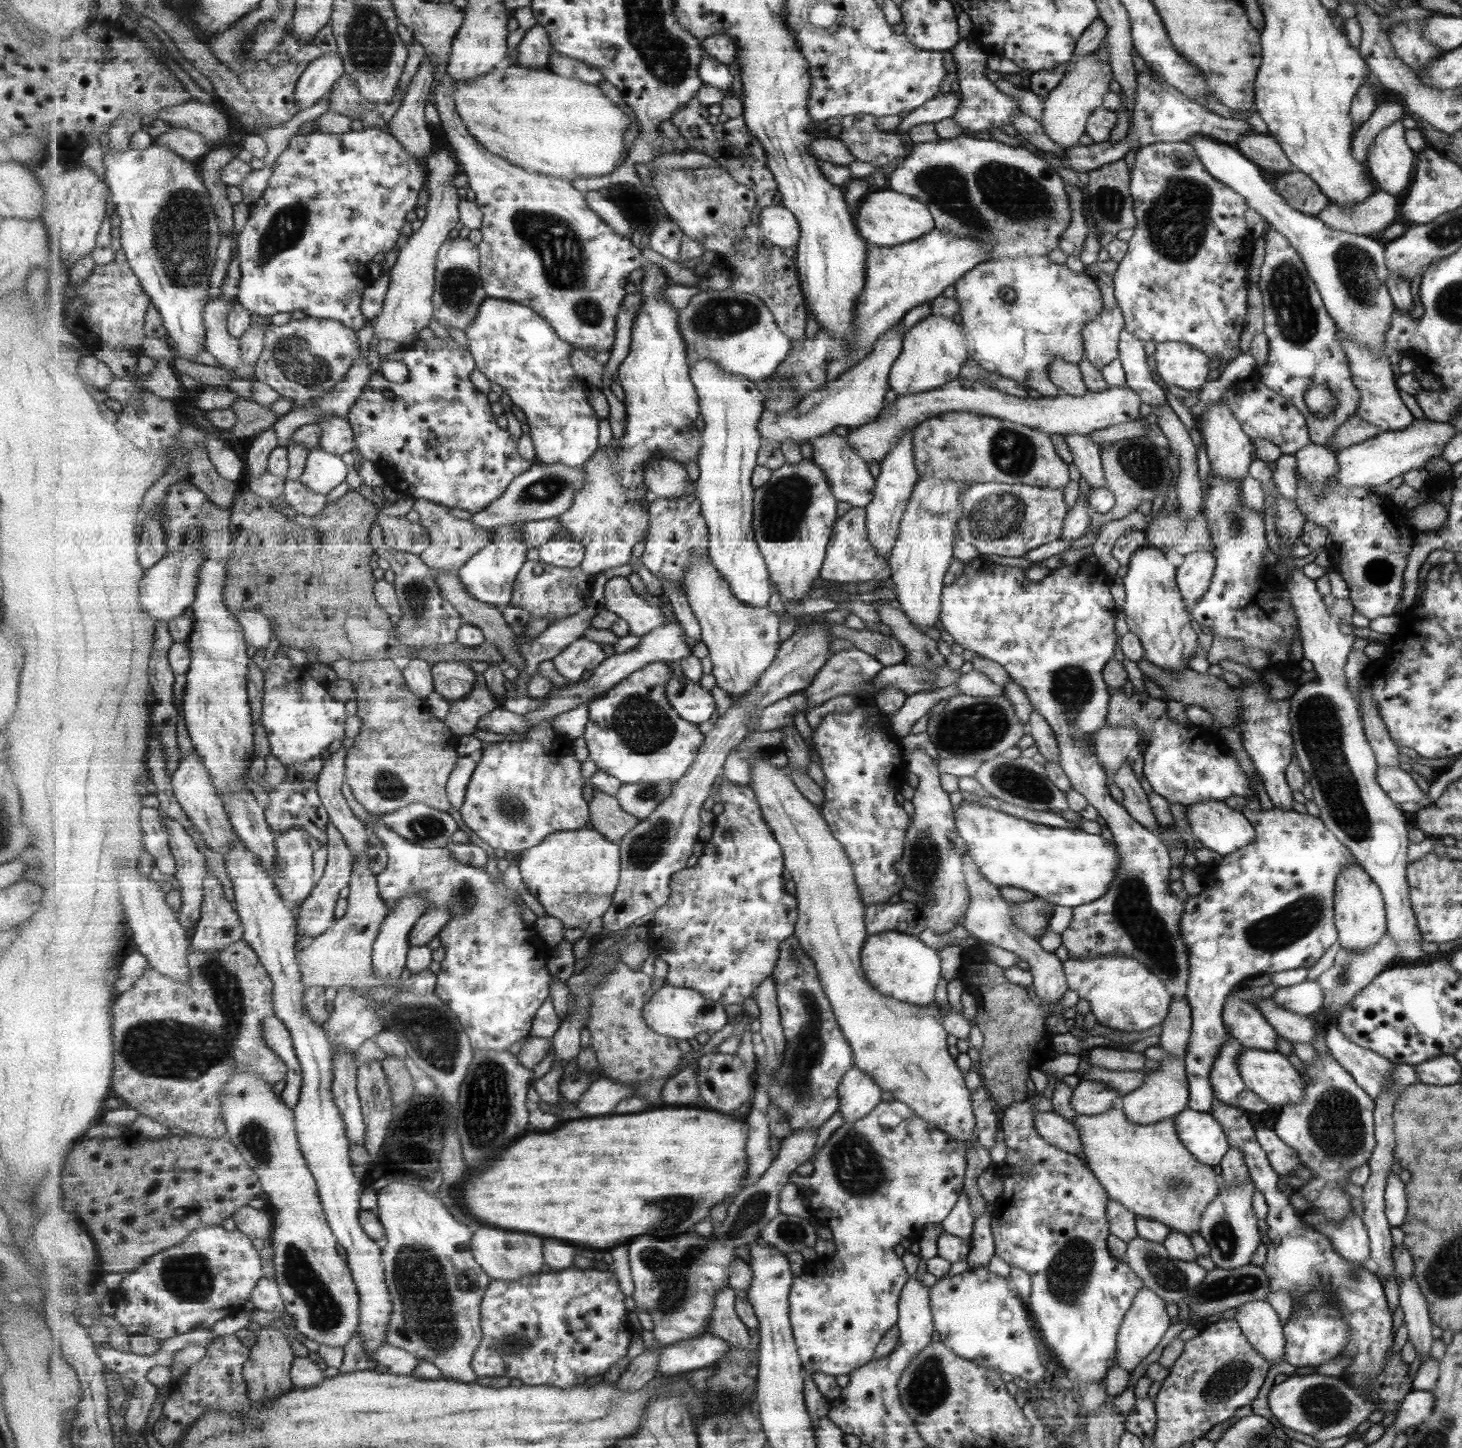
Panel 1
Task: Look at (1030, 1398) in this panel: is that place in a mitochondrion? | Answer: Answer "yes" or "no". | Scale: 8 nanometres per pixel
no

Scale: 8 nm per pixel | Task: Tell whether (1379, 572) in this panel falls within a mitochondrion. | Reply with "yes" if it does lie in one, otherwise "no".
yes

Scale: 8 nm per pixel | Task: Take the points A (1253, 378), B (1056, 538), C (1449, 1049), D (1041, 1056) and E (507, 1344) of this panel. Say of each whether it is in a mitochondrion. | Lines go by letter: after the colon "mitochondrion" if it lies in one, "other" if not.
A: other
B: other
C: other
D: other
E: mitochondrion

